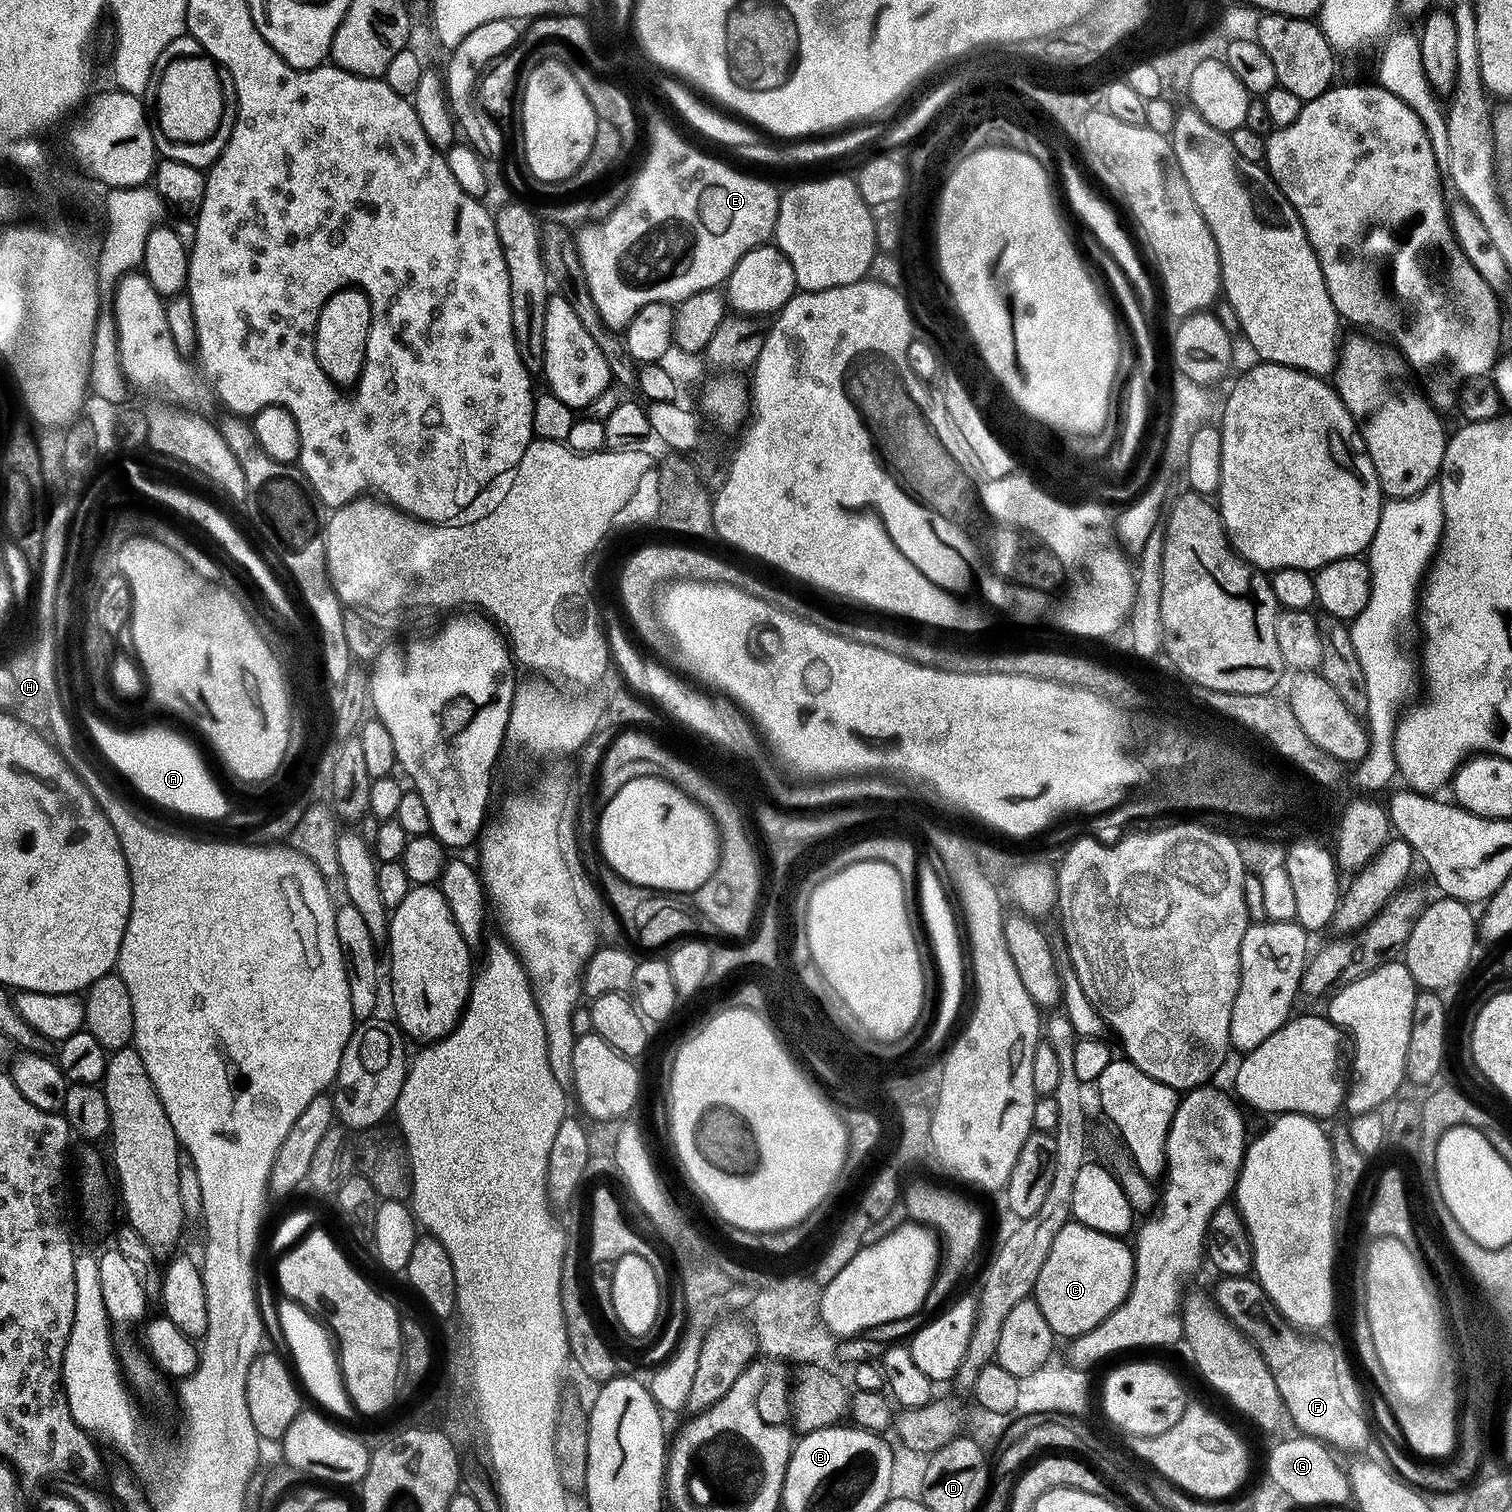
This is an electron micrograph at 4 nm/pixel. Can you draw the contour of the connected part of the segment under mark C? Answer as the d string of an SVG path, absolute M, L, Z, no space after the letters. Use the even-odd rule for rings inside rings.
M1069 1222L1066 1226L1062 1226L1062 1230L1058 1230L1058 1238L1054 1238L1054 1246L1050 1246L1050 1254L1046 1258L1046 1266L1042 1266L1042 1274L1038 1274L1038 1282L1036 1283L1036 1291L1034 1293L1036 1305L1042 1310L1042 1314L1046 1314L1046 1322L1050 1322L1053 1333L1060 1334L1060 1331L1062 1331L1063 1328L1068 1332L1072 1332L1071 1334L1087 1332L1089 1328L1098 1326L1107 1318L1107 1316L1109 1316L1110 1311L1108 1308L1111 1308L1113 1311L1115 1310L1115 1308L1112 1307L1112 1304L1119 1306L1116 1300L1120 1301L1120 1303L1123 1302L1120 1298L1120 1288L1127 1288L1127 1290L1130 1291L1134 1279L1134 1252L1129 1245L1127 1248L1124 1243L1125 1241L1123 1239L1115 1236L1107 1236L1098 1230L1080 1232L1080 1224L1075 1222ZM1100 1252L1108 1252L1108 1256L1104 1256L1104 1260L1112 1260L1112 1276L1108 1276L1108 1264L1104 1264L1104 1276L1100 1276Z

